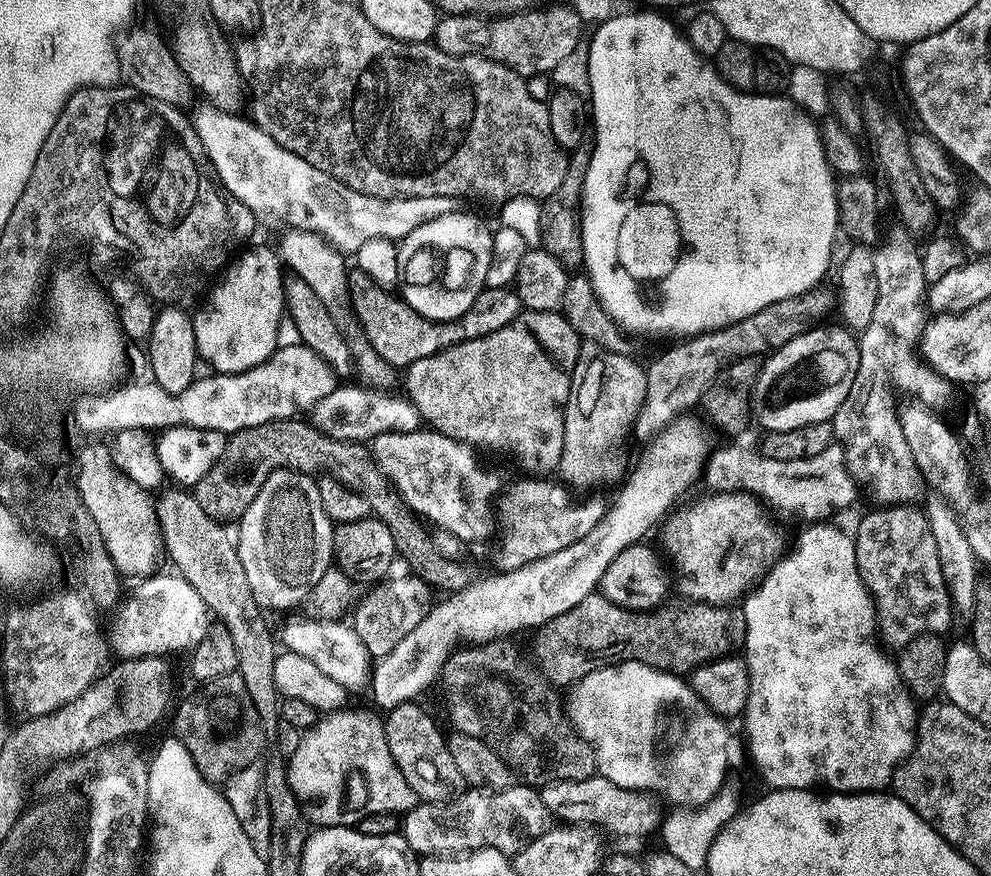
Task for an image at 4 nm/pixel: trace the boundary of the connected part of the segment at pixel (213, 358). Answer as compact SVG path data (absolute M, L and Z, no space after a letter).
M268 248L243 252L227 265L225 276L211 285L208 304L202 305L192 316L199 359L209 360L217 373L245 372L270 359L277 349L280 319L286 314L279 255Z

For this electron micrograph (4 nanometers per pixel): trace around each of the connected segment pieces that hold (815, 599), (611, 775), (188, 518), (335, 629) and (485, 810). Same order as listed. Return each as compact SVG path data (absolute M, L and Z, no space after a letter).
M816 522L810 528L812 529L801 538L796 550L783 555L759 586L742 600L742 611L746 622L742 652L745 652L743 655L746 657L748 681L750 682L748 704L742 713L742 721L744 720L744 732L748 735L748 752L752 755L752 760L756 763L761 778L768 783L767 787L772 790L777 788L812 790L820 786L816 784L825 784L828 787L825 789L836 794L884 790L891 785L896 769L911 756L918 741L917 701L904 677L901 676L897 661L893 657L891 660L872 641L872 635L878 632L878 607L856 565L855 539L849 533L847 536L842 529L835 528L832 522Z
M637 660L608 664L577 680L566 696L566 715L577 734L596 755L596 771L611 784L637 792L668 792L682 806L710 802L725 784L728 772L728 728L723 719L698 698L687 679Z
M188 490L159 493L155 501L156 517L160 522L160 532L164 538L164 551L167 559L172 559L175 571L190 582L207 609L230 631L234 650L238 657L237 673L246 686L258 712L259 722L264 734L277 736L277 727L282 719L281 699L274 680L274 662L277 653L274 640L269 632L256 630L256 618L260 614L259 604L254 602L246 570L238 557L235 539L219 521L211 519L202 506L198 505L195 495Z
M302 616L302 619L290 623L285 628L282 638L287 651L310 659L320 673L334 679L334 682L338 682L349 692L355 692L363 684L365 687L372 668L372 660L353 625L344 623L342 620L313 620L311 617Z
M516 782L511 788L468 790L455 800L446 800L442 804L417 803L415 808L403 813L402 835L413 852L424 858L455 858L483 848L498 850L503 856L511 858L525 848L531 840L547 832L553 820L554 816L548 811L543 795L535 787Z

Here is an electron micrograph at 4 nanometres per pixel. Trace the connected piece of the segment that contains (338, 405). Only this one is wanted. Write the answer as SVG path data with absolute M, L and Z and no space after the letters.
M348 384L338 386L326 398L317 401L310 409L310 423L322 434L335 440L371 442L383 432L415 432L421 427L420 411L406 398L386 396L372 388L355 388Z

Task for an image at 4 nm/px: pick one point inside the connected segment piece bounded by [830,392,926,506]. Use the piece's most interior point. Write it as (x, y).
(876, 453)

